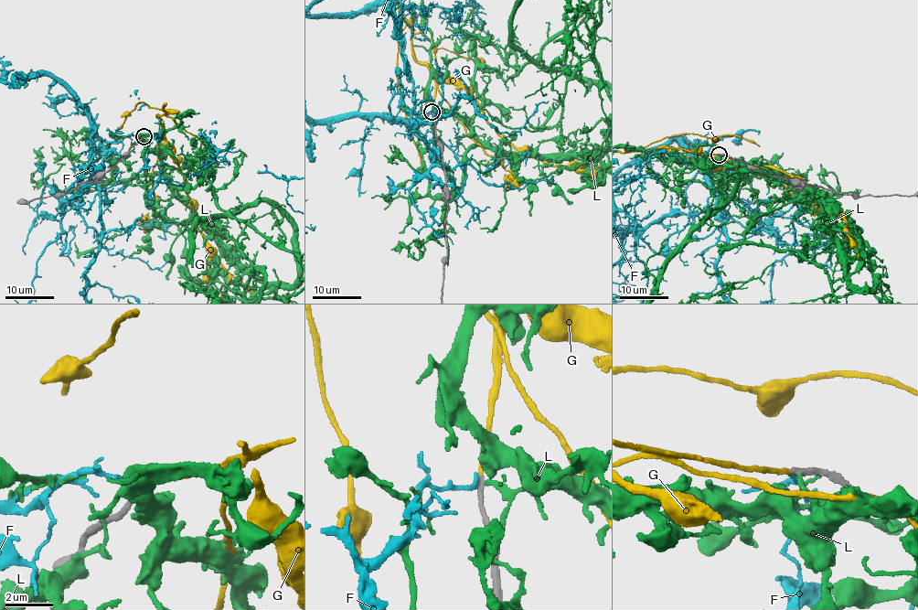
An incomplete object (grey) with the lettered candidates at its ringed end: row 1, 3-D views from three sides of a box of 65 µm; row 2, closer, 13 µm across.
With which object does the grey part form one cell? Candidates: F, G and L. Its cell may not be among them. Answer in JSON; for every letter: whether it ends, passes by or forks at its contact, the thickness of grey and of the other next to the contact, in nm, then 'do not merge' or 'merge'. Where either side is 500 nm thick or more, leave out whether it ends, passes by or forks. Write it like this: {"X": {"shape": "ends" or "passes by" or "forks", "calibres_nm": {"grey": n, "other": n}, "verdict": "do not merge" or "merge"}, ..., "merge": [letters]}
{"F": {"shape": "ends", "calibres_nm": {"grey": 260, "other": 200}, "verdict": "do not merge"}, "G": {"shape": "ends", "calibres_nm": {"grey": 240, "other": 200}, "verdict": "merge"}, "L": {"shape": "ends", "calibres_nm": {"grey": 260, "other": 150}, "verdict": "do not merge"}, "merge": ["G"]}

